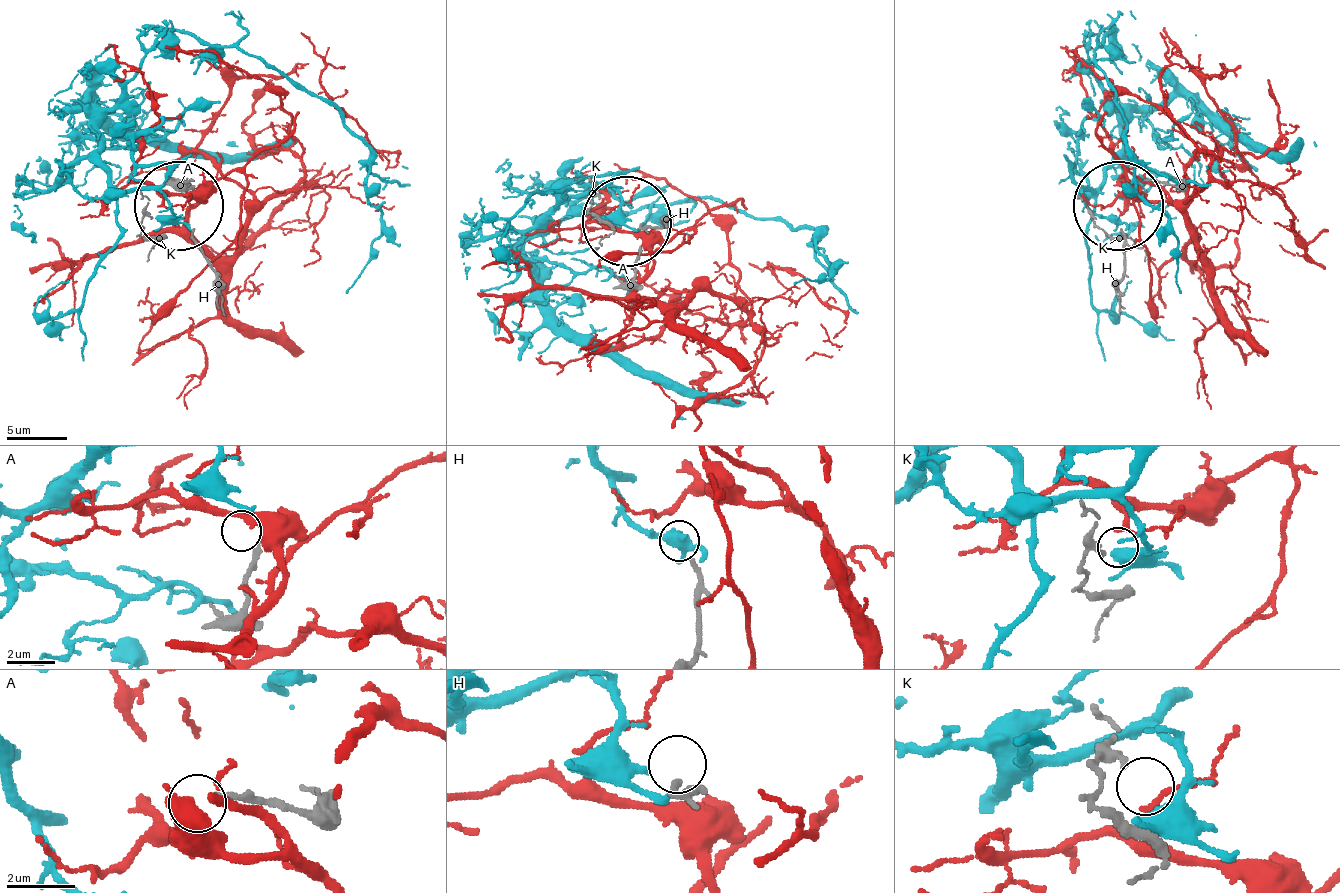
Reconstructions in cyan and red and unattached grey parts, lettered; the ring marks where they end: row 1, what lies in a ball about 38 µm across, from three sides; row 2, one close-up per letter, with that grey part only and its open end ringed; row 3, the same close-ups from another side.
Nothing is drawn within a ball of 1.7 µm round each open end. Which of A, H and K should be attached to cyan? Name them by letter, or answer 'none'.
H

